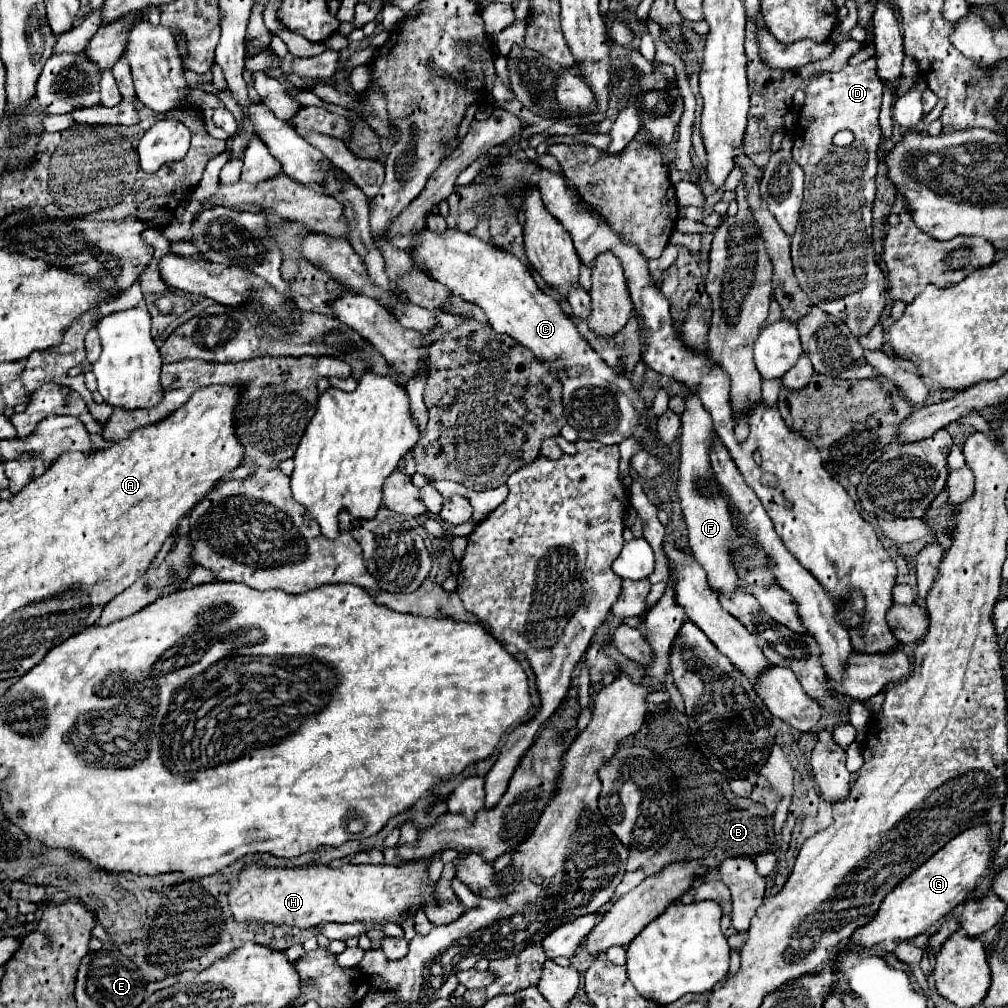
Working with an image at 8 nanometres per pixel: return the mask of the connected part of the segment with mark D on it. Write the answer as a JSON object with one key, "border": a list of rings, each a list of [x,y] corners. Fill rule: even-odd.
{"border":[[[867,59],[861,65],[847,65],[845,69],[837,71],[837,73],[821,73],[819,77],[811,79],[811,83],[805,87],[805,103],[801,107],[799,113],[799,121],[795,127],[795,147],[793,147],[793,159],[803,167],[805,171],[805,197],[801,203],[801,219],[797,223],[797,231],[791,237],[791,259],[793,259],[793,267],[795,267],[795,275],[801,283],[801,287],[805,289],[805,293],[811,297],[811,301],[823,309],[829,315],[839,317],[855,337],[867,335],[879,321],[883,309],[885,309],[885,275],[883,271],[877,267],[875,257],[873,257],[873,245],[871,245],[871,207],[873,207],[873,199],[875,199],[875,175],[877,175],[877,151],[879,151],[879,143],[881,143],[881,127],[879,127],[879,107],[881,107],[881,95],[883,95],[883,85],[877,79],[877,71],[875,71],[875,59]],[[841,129],[849,129],[855,135],[855,141],[849,147],[837,147],[833,145],[833,135]]]}

